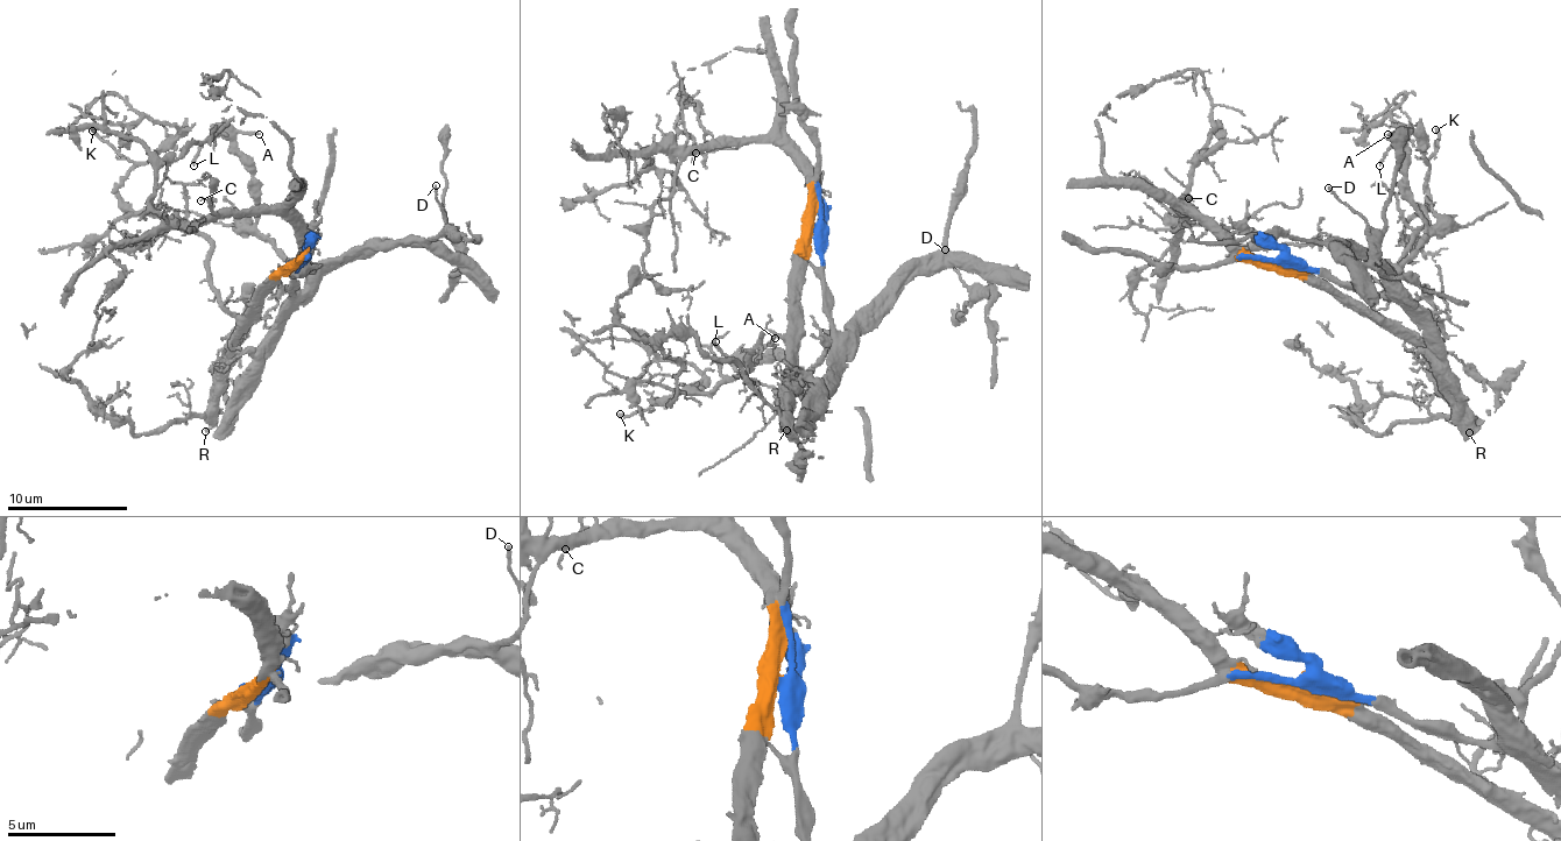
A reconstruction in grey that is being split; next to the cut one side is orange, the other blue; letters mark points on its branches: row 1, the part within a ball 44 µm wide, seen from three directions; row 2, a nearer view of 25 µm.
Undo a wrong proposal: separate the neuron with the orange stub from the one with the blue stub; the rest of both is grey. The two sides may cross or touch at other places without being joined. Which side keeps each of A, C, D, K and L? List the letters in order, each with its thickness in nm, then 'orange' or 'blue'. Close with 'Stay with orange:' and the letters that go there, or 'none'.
A: 190 nm thick; blue
C: 100 nm thick; orange
D: 150 nm thick; blue
K: 180 nm thick; orange
L: 150 nm thick; blue
Stay with orange: C, K

